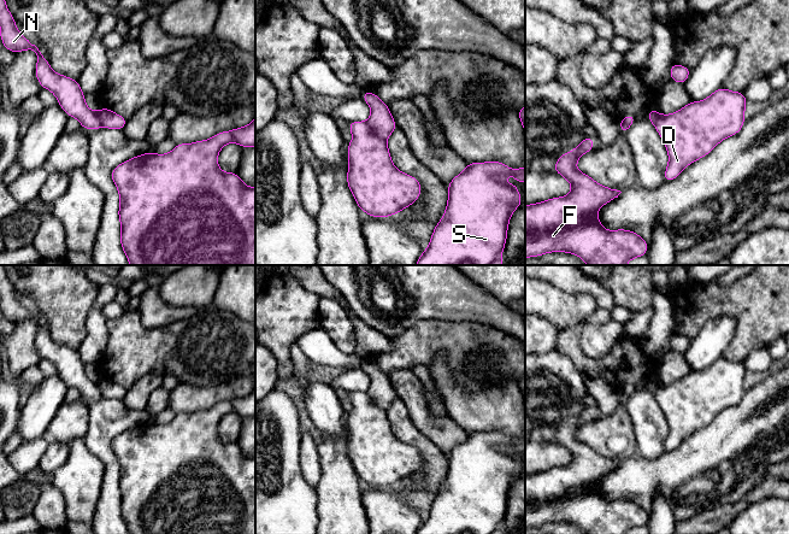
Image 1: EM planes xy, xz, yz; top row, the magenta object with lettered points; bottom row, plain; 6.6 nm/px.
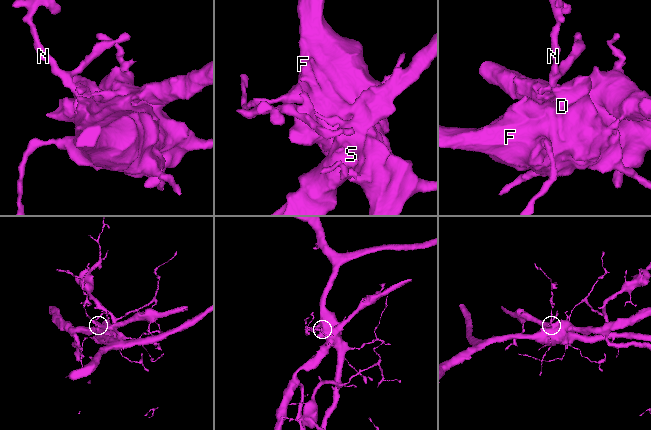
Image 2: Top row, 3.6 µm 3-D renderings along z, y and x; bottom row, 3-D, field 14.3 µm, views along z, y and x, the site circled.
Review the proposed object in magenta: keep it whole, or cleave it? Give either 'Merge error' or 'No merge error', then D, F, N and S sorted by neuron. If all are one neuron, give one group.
Merge error. Groups: D F N / S

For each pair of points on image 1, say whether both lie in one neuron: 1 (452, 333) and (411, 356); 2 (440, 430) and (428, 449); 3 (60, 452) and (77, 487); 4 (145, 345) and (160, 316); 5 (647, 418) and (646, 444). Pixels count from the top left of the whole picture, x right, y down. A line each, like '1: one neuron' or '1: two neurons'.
1: one neuron
2: two neurons
3: two neurons
4: two neurons
5: one neuron

